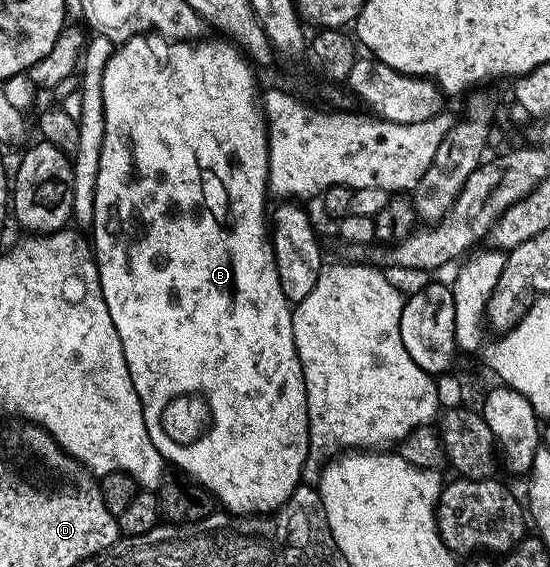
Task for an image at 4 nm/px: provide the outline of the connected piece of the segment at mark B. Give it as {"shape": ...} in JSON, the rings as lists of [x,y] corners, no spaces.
{"shape":[[[134,35],[132,39],[126,40],[118,46],[114,53],[109,57],[105,65],[105,73],[101,81],[101,97],[105,105],[105,141],[101,151],[101,165],[97,169],[97,189],[95,190],[95,222],[93,232],[93,250],[95,252],[95,264],[99,267],[99,280],[101,289],[105,297],[105,305],[109,305],[109,317],[113,317],[113,329],[117,329],[117,337],[121,337],[121,349],[125,349],[125,361],[129,365],[129,377],[133,381],[133,389],[137,389],[137,397],[143,406],[143,416],[145,417],[145,429],[147,436],[157,445],[157,449],[164,457],[164,460],[172,468],[184,471],[191,478],[198,481],[220,504],[223,503],[228,512],[237,515],[269,515],[273,511],[279,510],[285,501],[295,492],[295,488],[300,486],[303,475],[303,462],[309,459],[309,440],[307,438],[307,394],[305,393],[305,381],[303,380],[303,370],[301,361],[297,353],[297,345],[293,337],[293,321],[291,320],[292,304],[287,302],[285,293],[281,289],[281,281],[277,277],[277,265],[275,264],[275,254],[271,248],[269,238],[269,188],[267,186],[267,120],[261,106],[260,96],[255,96],[255,75],[252,64],[246,55],[238,47],[232,45],[226,38],[207,39],[202,41],[163,41],[160,47],[154,47],[150,43],[150,38],[143,35]]]}

